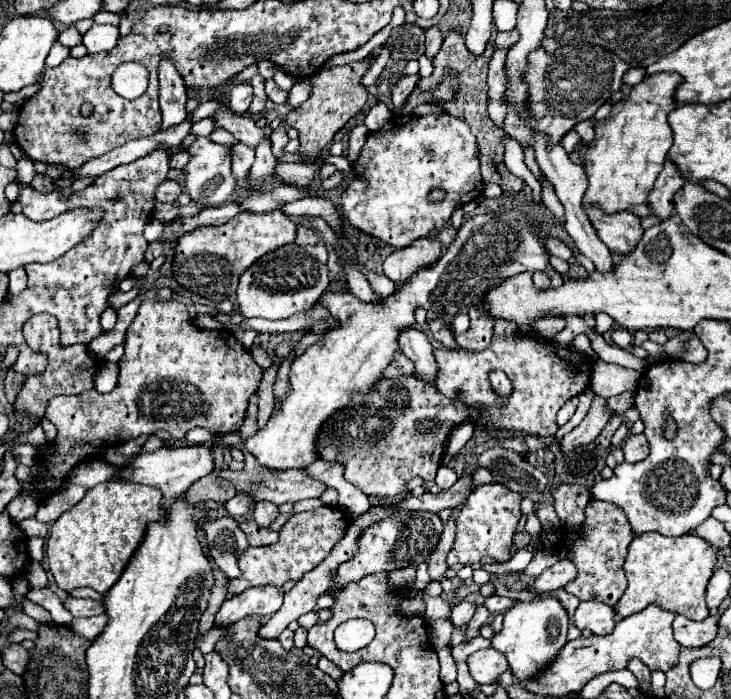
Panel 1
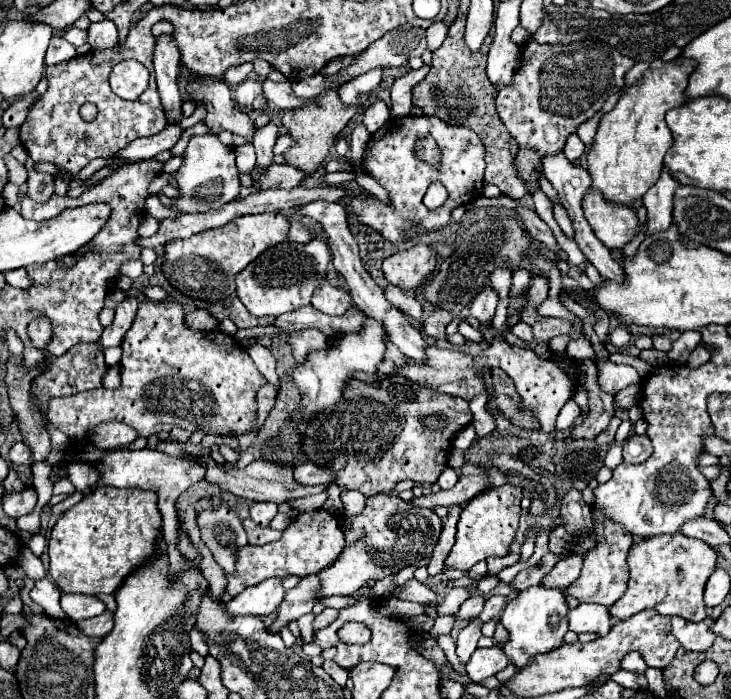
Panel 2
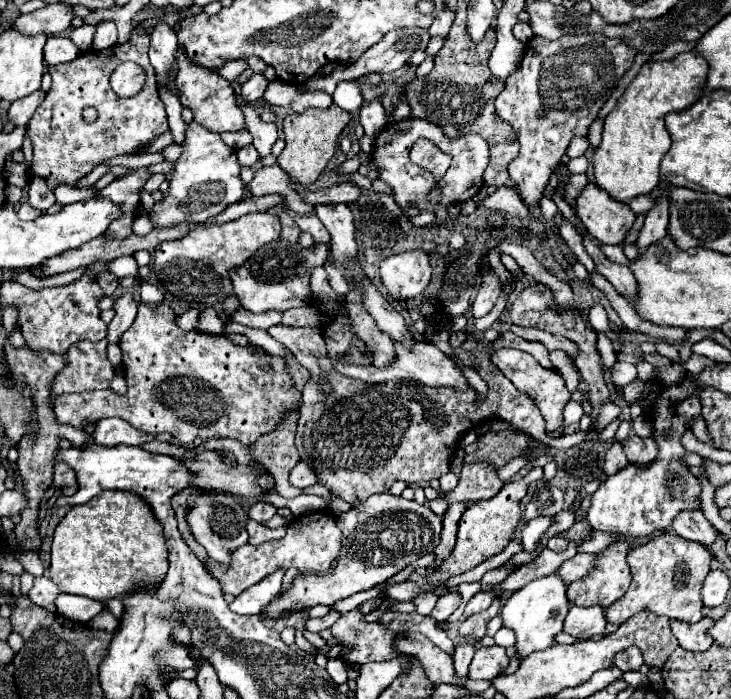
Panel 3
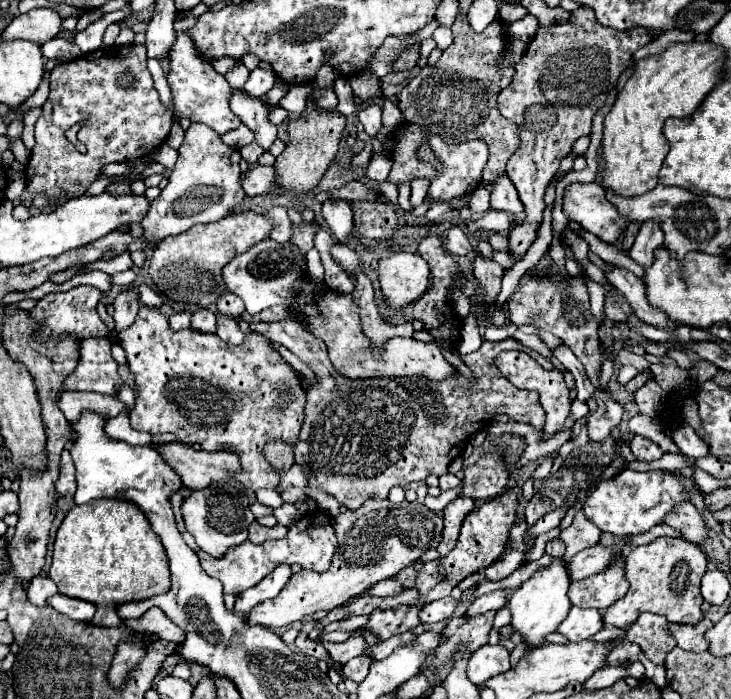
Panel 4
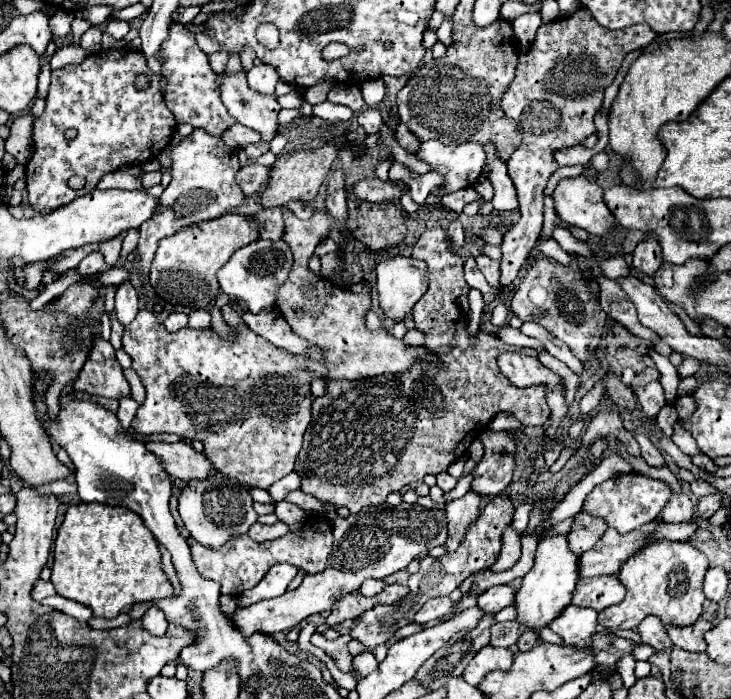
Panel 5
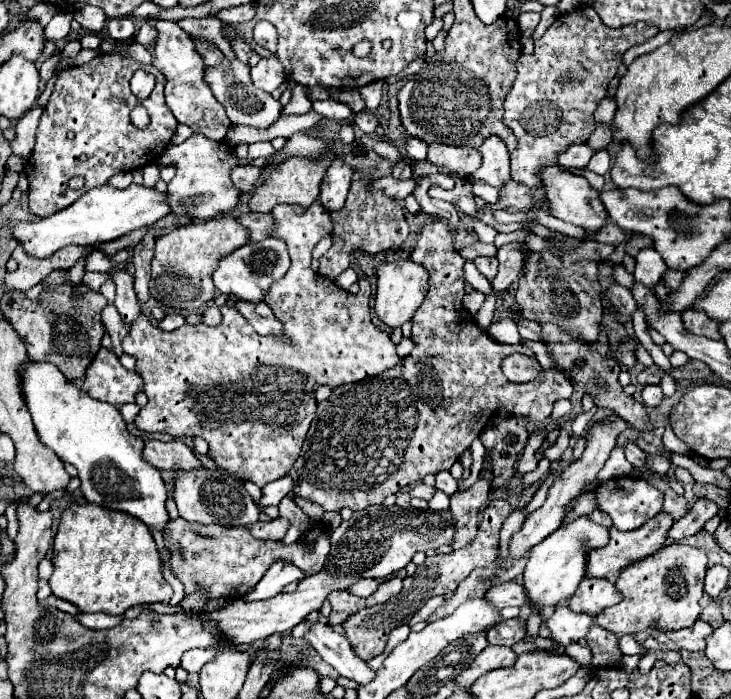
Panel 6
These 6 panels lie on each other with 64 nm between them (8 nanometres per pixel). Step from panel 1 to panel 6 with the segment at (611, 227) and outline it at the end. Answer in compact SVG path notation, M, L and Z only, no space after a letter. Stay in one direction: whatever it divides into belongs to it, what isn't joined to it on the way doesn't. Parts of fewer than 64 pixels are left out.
M554 164L552 168L544 168L544 172L540 172L540 180L542 180L542 188L546 190L546 200L550 206L550 214L554 218L560 218L564 222L576 224L588 232L596 232L600 230L606 220L606 208L600 200L600 194L588 184L588 180L584 176L572 174L568 168L562 168L560 164Z

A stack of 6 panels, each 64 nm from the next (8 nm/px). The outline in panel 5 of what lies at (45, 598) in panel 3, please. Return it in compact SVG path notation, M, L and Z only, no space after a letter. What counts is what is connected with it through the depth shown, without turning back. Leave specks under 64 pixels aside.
M38 580L36 582L36 588L34 588L34 598L40 602L42 598L46 596L52 596L54 594L54 586L50 582L44 582L44 580Z

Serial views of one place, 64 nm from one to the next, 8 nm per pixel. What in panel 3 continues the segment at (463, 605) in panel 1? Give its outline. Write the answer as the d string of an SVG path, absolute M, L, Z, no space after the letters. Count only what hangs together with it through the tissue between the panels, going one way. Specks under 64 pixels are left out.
M478 592L468 604L466 604L466 610L464 610L464 616L472 616L472 614L478 614L482 610L486 610L492 600L496 600L498 594L496 592Z

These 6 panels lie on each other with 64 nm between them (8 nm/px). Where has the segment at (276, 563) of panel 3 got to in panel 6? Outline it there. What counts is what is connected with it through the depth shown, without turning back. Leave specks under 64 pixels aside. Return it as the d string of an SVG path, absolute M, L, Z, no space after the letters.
M184 518L170 520L164 530L164 548L170 552L170 568L174 576L184 584L184 594L194 594L204 588L210 598L242 598L250 588L254 588L260 578L266 574L266 568L278 558L288 560L302 568L306 574L320 572L330 552L330 540L324 532L320 540L316 540L314 550L306 550L302 544L294 542L292 546L284 546L272 540L258 540L250 534L248 528L202 528L202 524L188 524Z

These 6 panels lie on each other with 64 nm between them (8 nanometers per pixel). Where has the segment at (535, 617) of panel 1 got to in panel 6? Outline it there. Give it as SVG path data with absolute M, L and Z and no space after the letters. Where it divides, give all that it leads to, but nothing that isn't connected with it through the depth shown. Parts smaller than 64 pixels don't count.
M580 516L560 526L556 532L552 532L552 536L532 548L524 570L524 588L530 596L530 606L544 610L544 606L558 606L562 600L568 600L578 588L580 580L586 576L588 552L608 544L608 540L610 532L606 528L594 524L588 516Z

